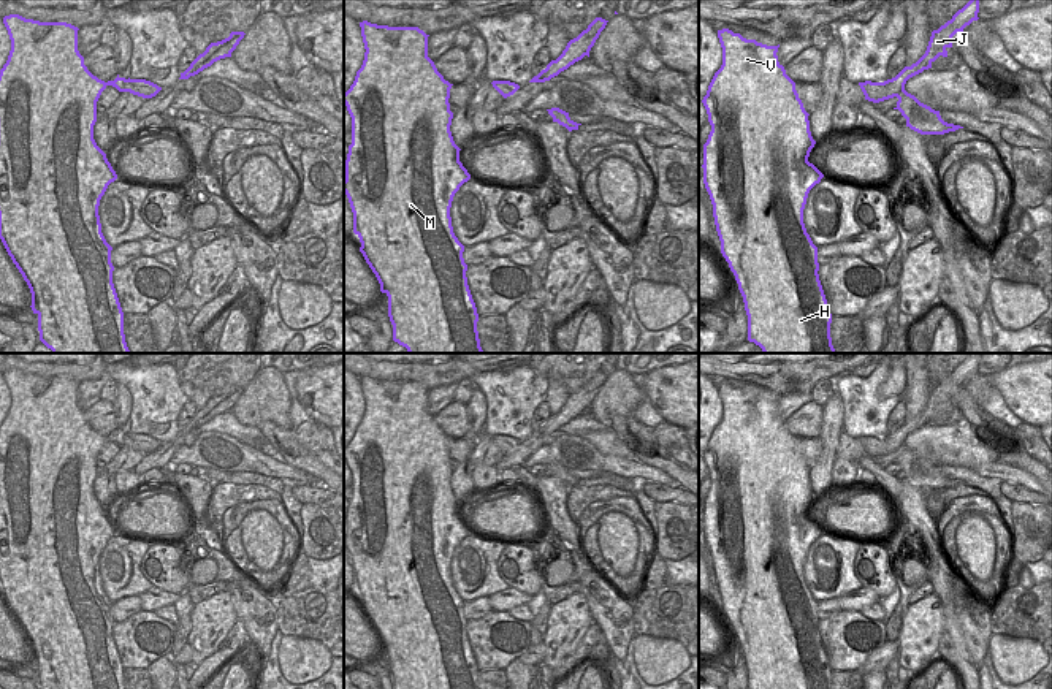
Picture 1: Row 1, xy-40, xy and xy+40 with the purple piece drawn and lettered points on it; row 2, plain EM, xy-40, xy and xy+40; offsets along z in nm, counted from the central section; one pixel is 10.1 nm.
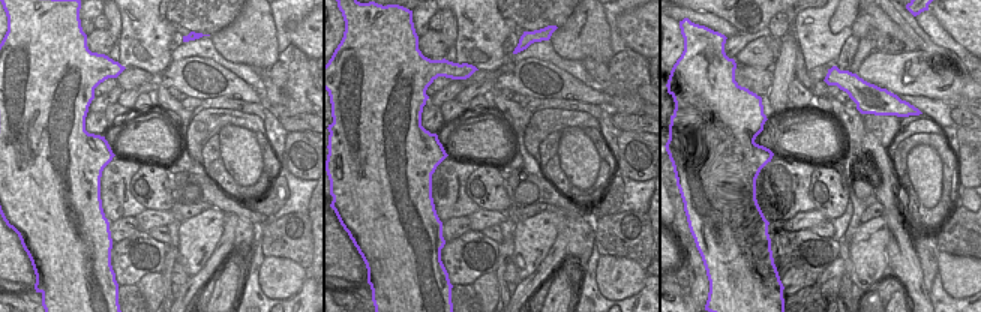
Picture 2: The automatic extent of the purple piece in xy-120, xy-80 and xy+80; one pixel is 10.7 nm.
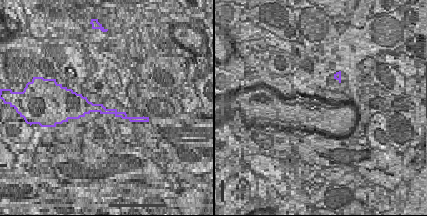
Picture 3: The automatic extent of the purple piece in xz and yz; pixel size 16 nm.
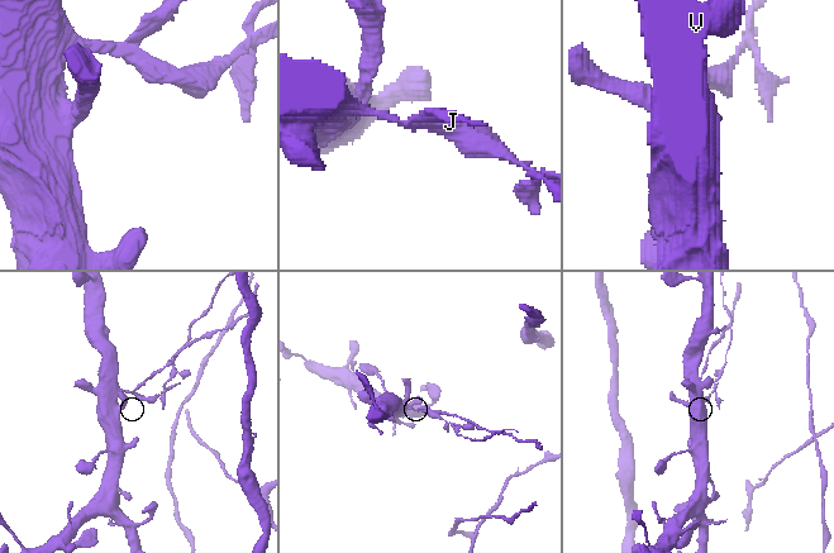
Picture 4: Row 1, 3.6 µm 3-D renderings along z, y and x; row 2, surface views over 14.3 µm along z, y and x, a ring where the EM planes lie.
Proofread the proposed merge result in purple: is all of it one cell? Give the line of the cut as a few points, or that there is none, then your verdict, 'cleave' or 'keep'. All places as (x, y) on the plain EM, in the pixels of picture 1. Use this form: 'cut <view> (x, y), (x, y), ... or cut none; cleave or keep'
cut xy-40 (148, 436), (157, 447); cleave

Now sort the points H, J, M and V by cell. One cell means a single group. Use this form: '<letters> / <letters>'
H M V / J

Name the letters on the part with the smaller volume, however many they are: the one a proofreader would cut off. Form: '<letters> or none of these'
J

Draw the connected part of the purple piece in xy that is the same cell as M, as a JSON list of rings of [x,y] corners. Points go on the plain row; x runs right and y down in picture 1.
[[[360,377],[364,415],[344,448],[352,472],[352,499],[345,515],[344,548],[353,567],[353,588],[360,592],[366,618],[380,646],[388,651],[393,689],[478,689],[478,668],[467,640],[464,600],[453,588],[450,562],[455,548],[471,534],[459,516],[450,480],[450,443],[428,412],[428,391],[418,382],[388,382]]]

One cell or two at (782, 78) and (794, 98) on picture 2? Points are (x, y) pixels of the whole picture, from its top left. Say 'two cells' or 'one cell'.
two cells

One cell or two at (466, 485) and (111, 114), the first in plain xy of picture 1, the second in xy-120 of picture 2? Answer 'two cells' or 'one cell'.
two cells

